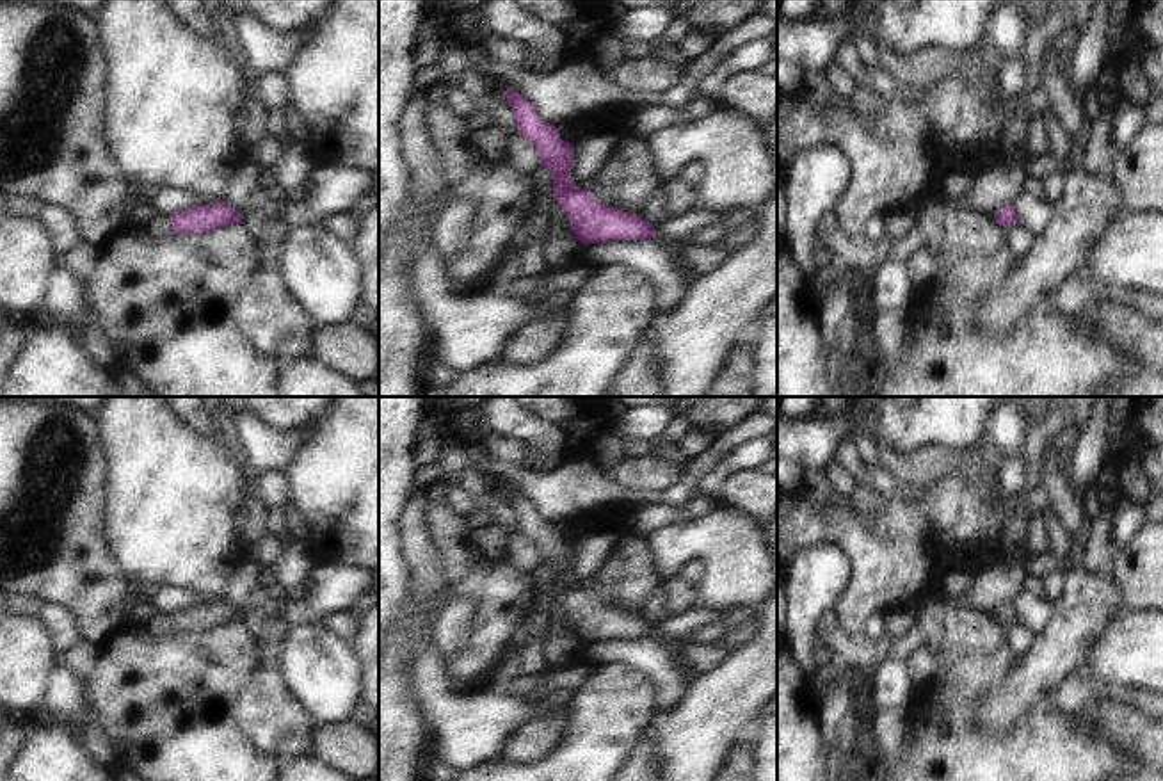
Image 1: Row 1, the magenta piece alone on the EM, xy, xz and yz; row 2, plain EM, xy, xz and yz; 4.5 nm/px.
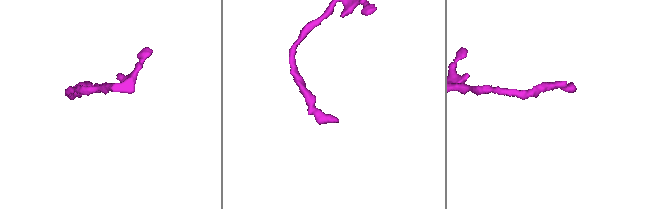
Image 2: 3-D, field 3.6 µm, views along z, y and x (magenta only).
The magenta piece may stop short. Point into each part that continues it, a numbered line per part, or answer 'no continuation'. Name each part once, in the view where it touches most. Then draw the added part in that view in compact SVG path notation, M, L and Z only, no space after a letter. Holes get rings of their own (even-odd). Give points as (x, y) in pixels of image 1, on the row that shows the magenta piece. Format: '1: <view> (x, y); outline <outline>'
no continuation

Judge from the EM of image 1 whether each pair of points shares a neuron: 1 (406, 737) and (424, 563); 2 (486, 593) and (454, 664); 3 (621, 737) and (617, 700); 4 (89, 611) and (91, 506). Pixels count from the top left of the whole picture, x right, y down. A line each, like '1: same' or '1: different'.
1: different
2: same
3: same
4: same

